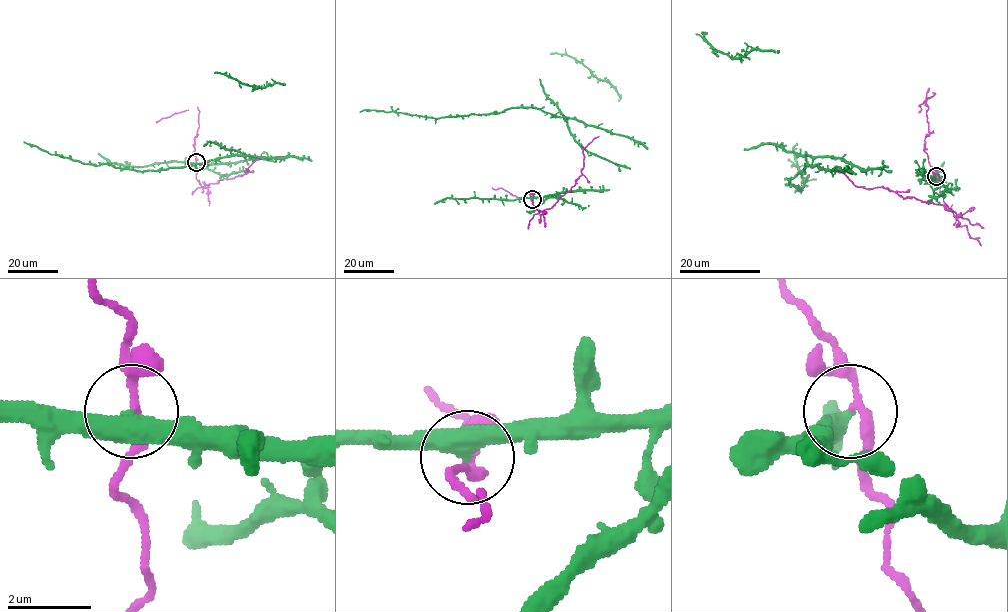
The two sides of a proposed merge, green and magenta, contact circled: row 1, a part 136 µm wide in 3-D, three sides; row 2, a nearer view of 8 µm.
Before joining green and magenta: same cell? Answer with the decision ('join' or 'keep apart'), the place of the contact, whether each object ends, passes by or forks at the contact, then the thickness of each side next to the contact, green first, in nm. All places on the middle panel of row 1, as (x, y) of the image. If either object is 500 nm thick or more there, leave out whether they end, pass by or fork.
keep apart; place (532, 199); green passes by; magenta passes by; calibres 480 and 200 nm

